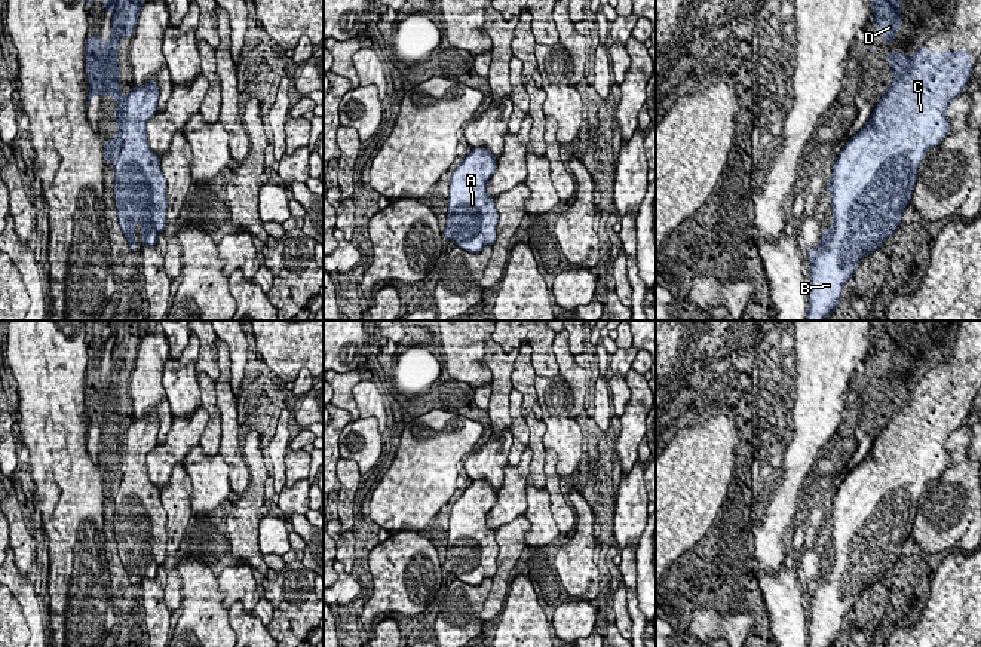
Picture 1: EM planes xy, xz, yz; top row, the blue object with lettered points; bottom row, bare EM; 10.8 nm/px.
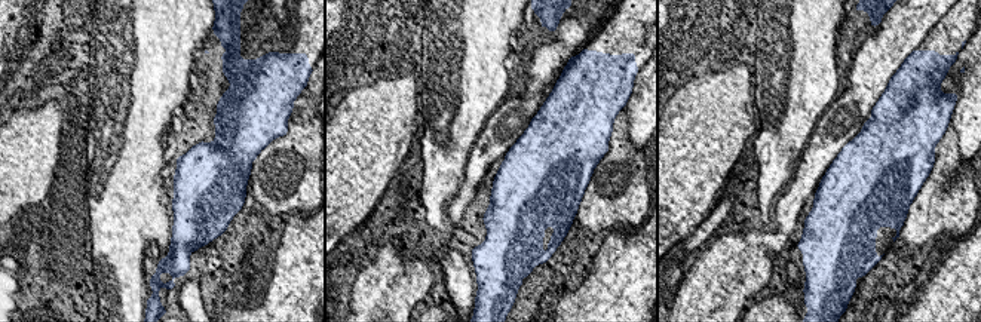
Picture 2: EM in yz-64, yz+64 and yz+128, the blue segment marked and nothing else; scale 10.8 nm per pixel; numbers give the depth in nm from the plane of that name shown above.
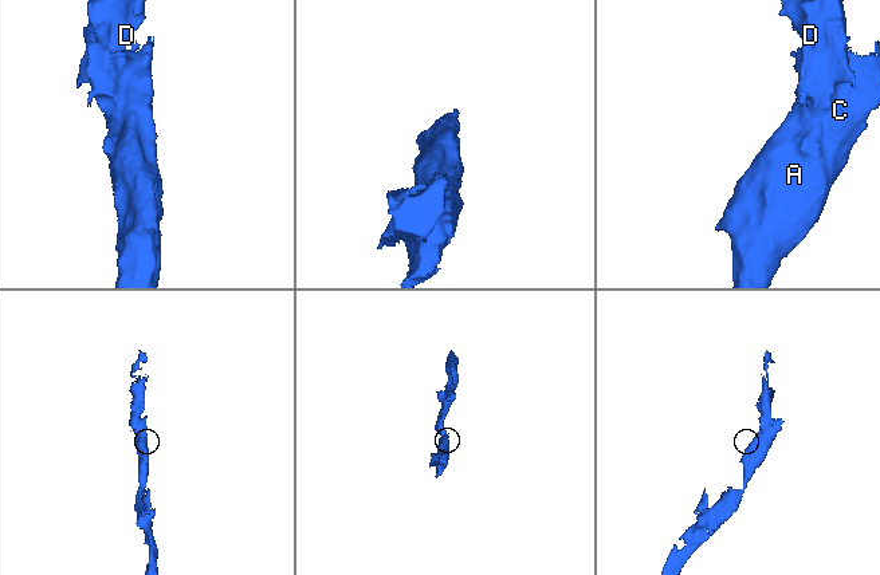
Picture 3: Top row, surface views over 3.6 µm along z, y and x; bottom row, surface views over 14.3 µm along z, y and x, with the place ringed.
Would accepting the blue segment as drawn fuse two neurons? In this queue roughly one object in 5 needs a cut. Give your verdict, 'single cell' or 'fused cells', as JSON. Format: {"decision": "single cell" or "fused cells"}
{"decision": "single cell"}

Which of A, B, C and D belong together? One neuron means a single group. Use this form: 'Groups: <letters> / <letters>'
Groups: A B C D

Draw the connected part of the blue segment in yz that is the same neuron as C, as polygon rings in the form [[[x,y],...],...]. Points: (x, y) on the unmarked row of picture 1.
[[[923,377],[911,389],[890,383],[886,392],[893,404],[892,416],[833,497],[827,522],[834,555],[822,564],[821,577],[807,585],[812,611],[807,647],[833,647],[858,595],[896,564],[913,530],[917,499],[928,482],[950,466],[947,442],[968,417],[974,401],[969,383],[936,384]]]

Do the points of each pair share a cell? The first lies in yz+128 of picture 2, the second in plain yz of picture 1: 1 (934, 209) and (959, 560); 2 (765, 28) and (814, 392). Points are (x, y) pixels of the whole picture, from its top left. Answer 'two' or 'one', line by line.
1: two
2: two

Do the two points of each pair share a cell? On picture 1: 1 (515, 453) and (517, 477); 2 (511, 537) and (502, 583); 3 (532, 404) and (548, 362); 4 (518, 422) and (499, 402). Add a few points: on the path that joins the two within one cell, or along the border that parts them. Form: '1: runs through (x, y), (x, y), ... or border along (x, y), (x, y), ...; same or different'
1: border along (527, 445), (521, 460), (511, 466); different
2: runs through (509, 549), (503, 572); same
3: border along (523, 342), (532, 349), (532, 365), (536, 374); different
4: border along (514, 389), (509, 396), (509, 429); different

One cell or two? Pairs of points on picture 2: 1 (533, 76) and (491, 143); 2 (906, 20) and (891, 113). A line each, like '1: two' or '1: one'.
1: one
2: two

